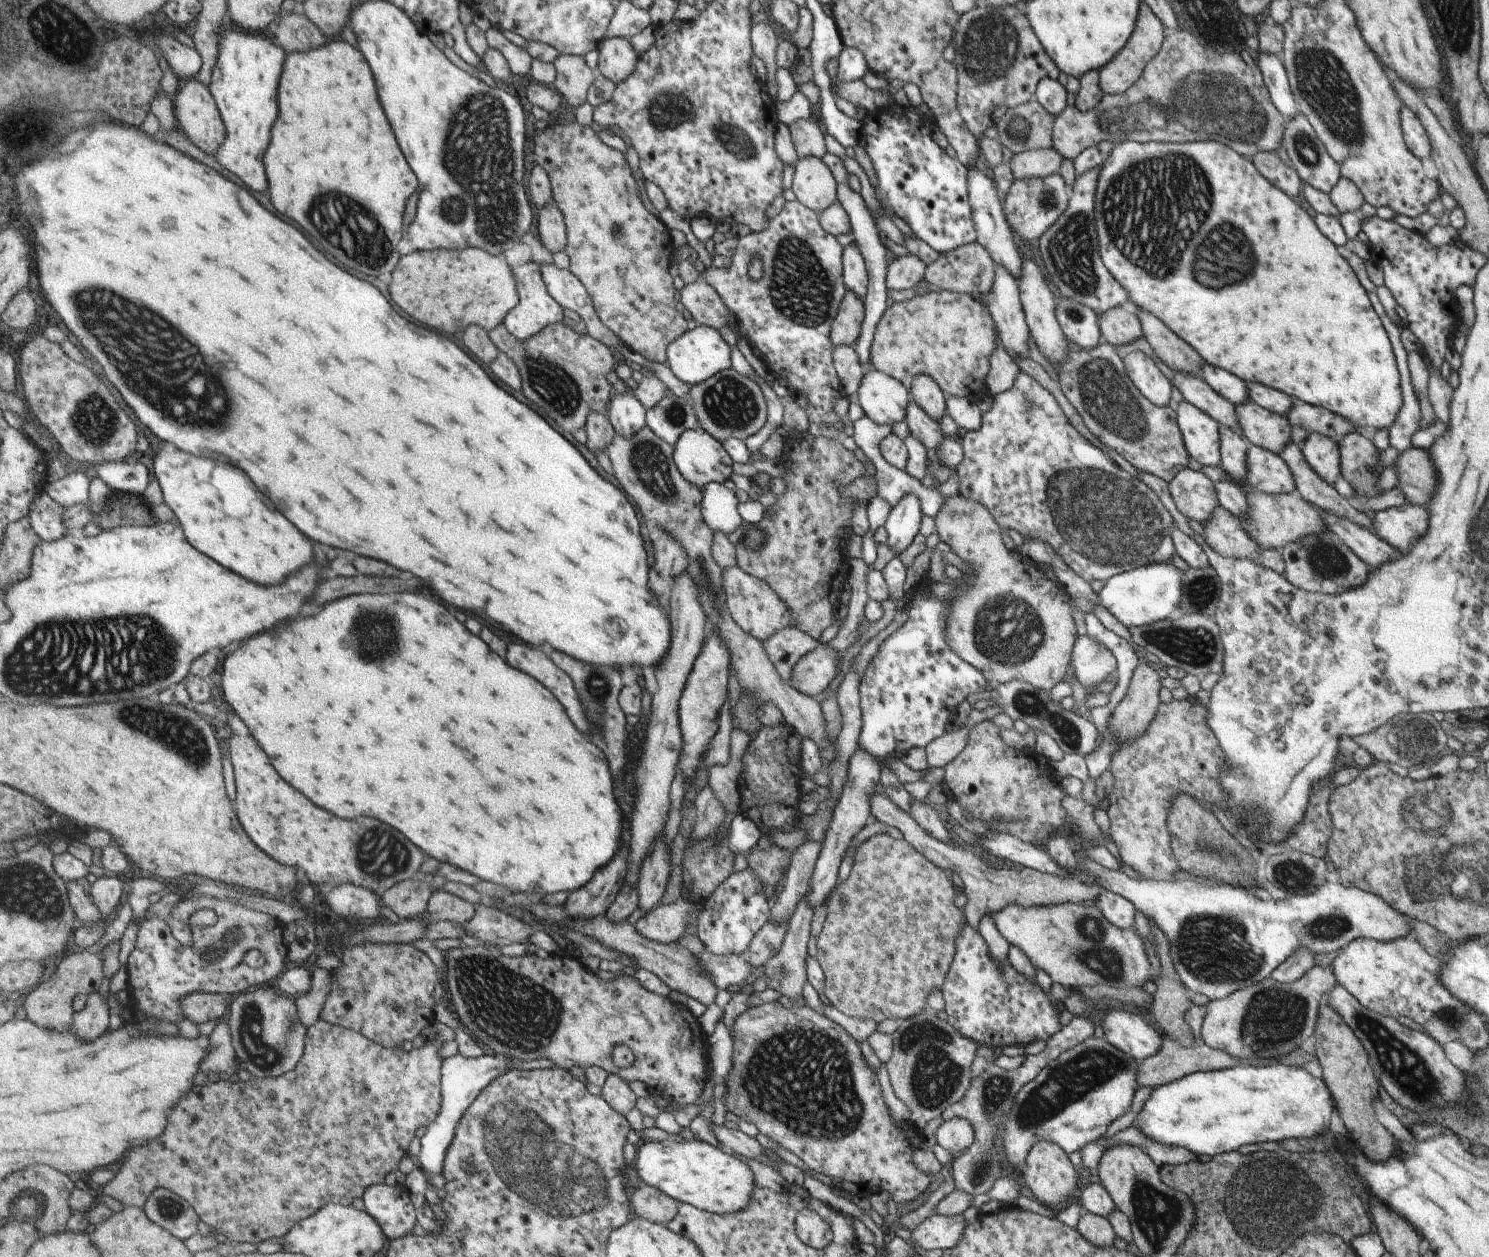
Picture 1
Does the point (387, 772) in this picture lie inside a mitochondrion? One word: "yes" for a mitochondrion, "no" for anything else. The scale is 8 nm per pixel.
no

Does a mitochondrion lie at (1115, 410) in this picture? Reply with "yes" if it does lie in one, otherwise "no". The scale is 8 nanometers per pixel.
yes

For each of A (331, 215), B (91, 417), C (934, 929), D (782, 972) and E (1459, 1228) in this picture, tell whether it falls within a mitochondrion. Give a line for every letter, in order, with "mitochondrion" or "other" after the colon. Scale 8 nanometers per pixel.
A: mitochondrion
B: mitochondrion
C: other
D: mitochondrion
E: other

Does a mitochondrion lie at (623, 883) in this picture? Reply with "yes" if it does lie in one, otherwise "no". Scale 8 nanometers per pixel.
no

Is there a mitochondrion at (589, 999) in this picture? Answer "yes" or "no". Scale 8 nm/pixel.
no

